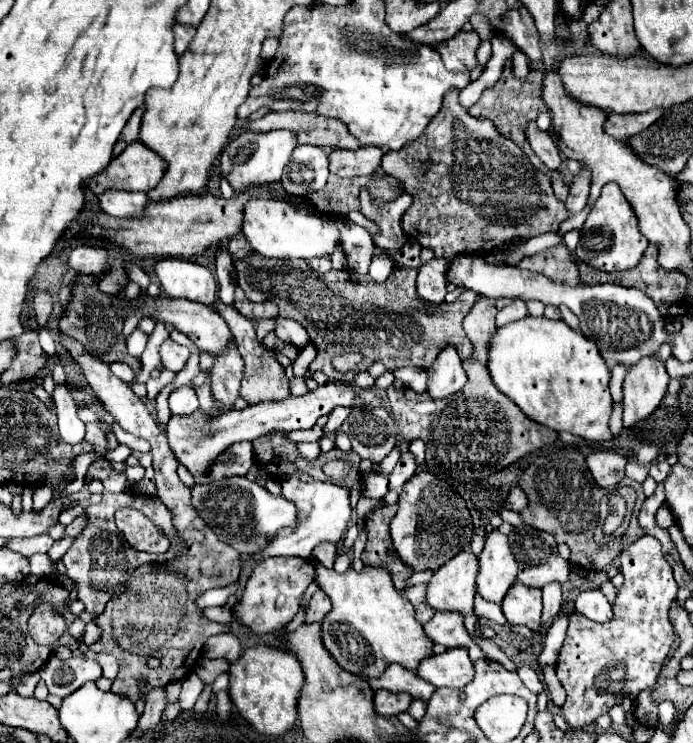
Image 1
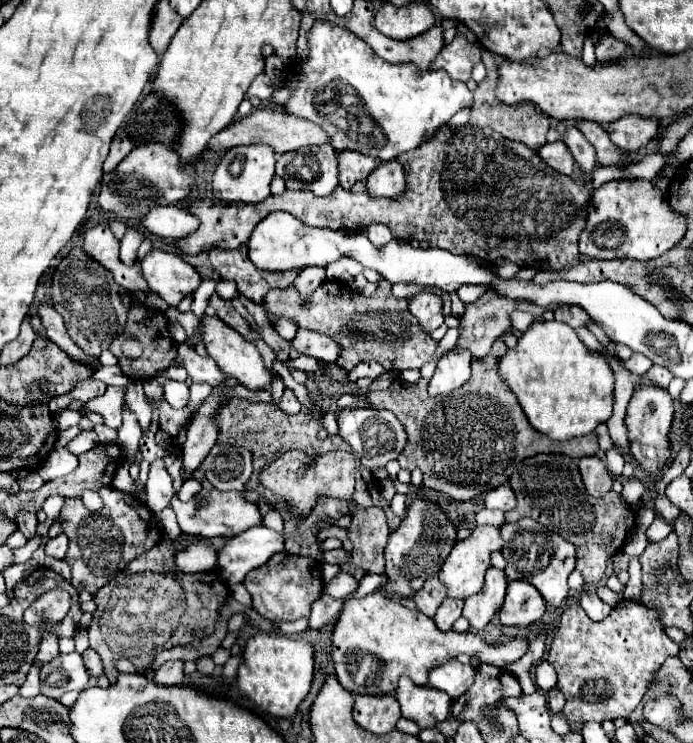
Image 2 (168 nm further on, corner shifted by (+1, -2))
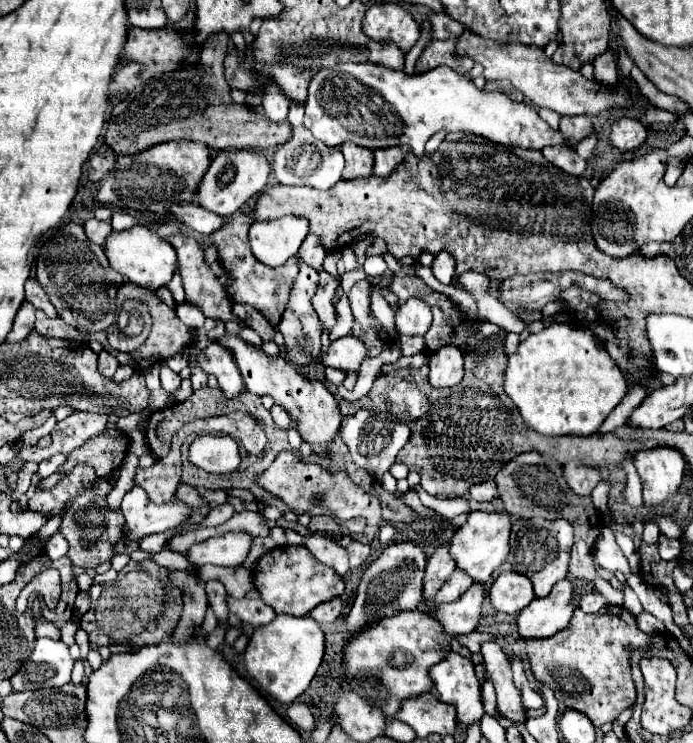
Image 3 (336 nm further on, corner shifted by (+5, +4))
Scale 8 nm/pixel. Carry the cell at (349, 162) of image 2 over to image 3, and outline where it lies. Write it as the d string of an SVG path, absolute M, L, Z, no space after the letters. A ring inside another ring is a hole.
M343 143L341 151L345 155L343 179L369 177L373 173L373 151L371 149L359 147L355 143Z

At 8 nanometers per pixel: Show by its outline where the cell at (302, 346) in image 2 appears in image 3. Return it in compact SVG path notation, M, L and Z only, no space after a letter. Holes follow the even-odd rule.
M347 335L333 341L329 345L329 353L319 357L319 361L323 361L325 365L341 369L345 373L359 373L361 363L365 359L367 359L367 347L355 335Z

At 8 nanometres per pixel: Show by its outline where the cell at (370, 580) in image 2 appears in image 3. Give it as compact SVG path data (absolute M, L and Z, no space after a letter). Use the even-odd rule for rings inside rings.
M331 599L331 601L325 601L325 603L317 605L309 615L317 623L333 623L341 615L341 609L343 609L341 599Z

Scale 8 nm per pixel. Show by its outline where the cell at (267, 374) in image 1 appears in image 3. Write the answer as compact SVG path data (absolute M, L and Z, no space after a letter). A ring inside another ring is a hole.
M177 235L177 237L167 237L167 241L177 249L177 261L179 261L179 273L183 279L183 289L185 289L185 297L189 303L197 305L207 317L213 319L221 319L221 321L235 321L239 325L245 325L243 321L239 321L233 313L231 313L231 299L227 295L227 291L223 289L223 285L219 283L219 279L215 277L215 273L211 271L209 263L203 257L203 247L197 239L187 237L187 235Z

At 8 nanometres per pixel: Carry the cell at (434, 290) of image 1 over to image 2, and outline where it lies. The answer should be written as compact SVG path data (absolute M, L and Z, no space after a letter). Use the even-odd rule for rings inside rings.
M419 291L417 295L413 295L409 299L409 311L429 333L443 325L443 299L433 291Z

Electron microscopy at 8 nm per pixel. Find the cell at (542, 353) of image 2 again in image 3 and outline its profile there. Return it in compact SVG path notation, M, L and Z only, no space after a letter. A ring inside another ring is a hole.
M557 323L535 335L529 335L523 343L519 343L517 351L509 355L505 371L505 393L513 399L525 423L541 435L591 435L627 395L627 381L619 365L605 351L603 343L599 343L589 329Z

